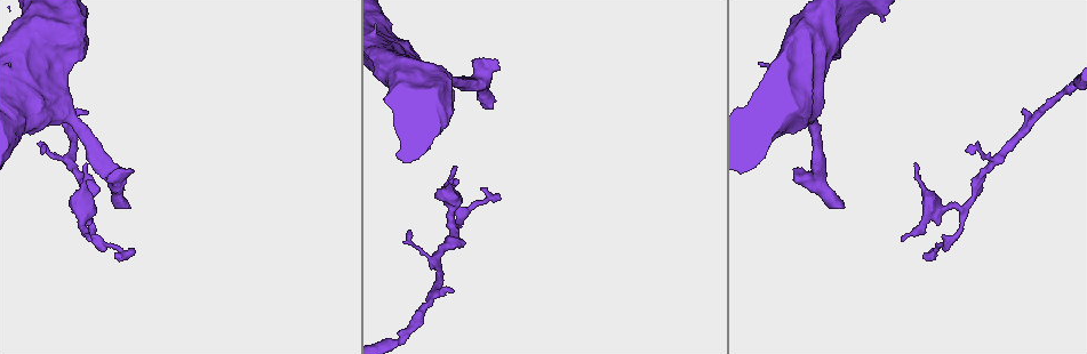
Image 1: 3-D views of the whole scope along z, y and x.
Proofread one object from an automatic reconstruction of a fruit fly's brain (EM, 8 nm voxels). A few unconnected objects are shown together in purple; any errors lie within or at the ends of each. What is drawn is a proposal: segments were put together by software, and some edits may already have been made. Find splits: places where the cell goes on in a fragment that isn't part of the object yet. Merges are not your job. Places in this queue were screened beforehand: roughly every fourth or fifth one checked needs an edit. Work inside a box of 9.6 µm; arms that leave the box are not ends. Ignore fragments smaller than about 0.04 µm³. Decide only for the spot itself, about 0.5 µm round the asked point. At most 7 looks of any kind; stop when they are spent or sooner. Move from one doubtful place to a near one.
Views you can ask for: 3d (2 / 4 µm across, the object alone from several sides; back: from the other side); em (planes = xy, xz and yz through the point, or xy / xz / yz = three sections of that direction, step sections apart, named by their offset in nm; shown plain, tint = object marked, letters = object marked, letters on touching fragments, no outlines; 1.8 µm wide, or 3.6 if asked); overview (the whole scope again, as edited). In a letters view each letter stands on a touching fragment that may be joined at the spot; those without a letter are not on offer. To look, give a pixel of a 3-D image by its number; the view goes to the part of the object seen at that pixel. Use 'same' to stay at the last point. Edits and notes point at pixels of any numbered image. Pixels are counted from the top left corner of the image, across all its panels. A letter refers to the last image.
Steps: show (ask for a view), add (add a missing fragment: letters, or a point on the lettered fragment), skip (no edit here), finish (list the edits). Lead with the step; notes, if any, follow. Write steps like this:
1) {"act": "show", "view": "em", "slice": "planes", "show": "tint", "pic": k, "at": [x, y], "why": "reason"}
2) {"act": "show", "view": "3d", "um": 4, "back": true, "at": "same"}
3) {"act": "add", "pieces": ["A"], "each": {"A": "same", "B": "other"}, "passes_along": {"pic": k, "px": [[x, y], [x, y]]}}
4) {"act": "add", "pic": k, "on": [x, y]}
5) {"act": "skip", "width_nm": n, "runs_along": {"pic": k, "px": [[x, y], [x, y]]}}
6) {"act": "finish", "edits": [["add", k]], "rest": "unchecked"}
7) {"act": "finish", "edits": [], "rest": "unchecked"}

{"act": "show", "view": "em", "slice": "xy", "step": 8, "show": "tint", "pic": 1, "at": [455, 168], "why": "free end"}

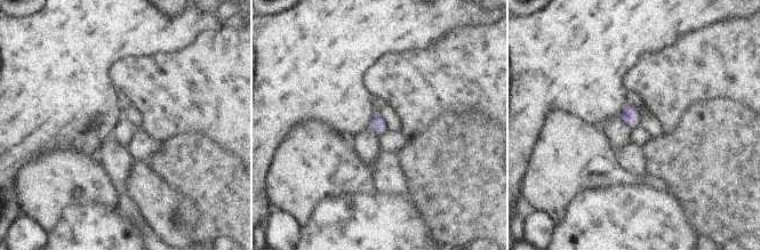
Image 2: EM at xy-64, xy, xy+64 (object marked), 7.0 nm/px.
{"act": "show", "view": "em", "slice": "planes", "show": "letters", "at": "same", "why": "another direction"}

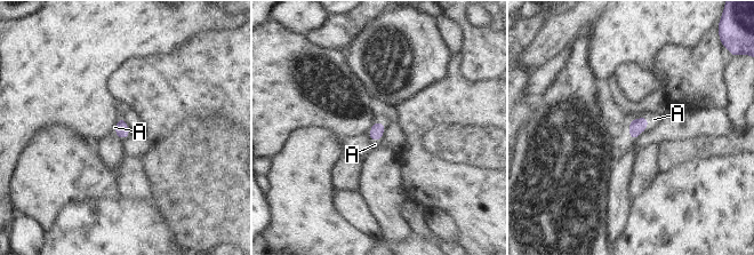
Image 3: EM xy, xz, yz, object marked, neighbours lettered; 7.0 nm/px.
{"act": "add", "pieces": ["A"], "each": {"A": "same"}, "found": "the cell continues"}

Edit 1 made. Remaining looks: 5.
{"act": "show", "view": "3d", "um": 4, "pic": 1, "at": [88, 113], "why": "free end"}

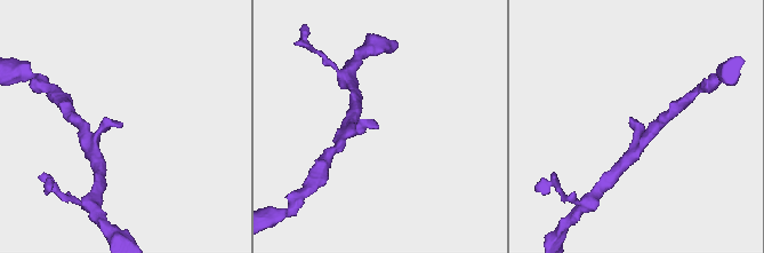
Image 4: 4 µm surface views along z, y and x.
{"act": "show", "view": "em", "slice": "yz", "step": 8, "show": "letters", "pic": 4, "at": [117, 123], "why": "now the EM"}

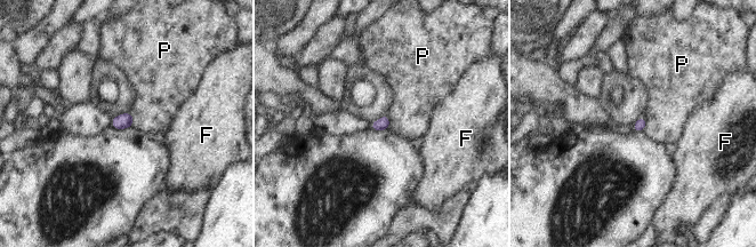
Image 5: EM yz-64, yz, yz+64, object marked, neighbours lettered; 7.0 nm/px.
{"act": "show", "view": "em", "slice": "planes", "show": "letters", "at": "same"}

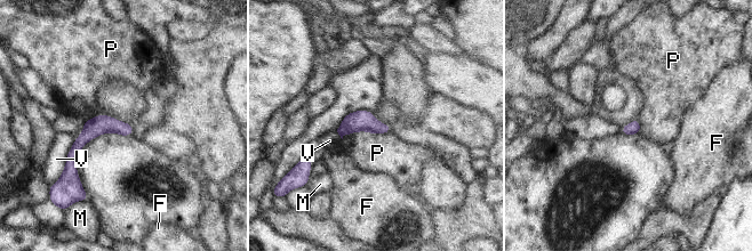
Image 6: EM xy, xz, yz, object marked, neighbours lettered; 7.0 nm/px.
{"act": "skip", "each": {"F": "other", "M": "other", "P": "other", "V": "other"}, "found": "none of them fits"}

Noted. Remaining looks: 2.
{"act": "finish", "edits": [["add", 3]], "rest": "unchecked"}

